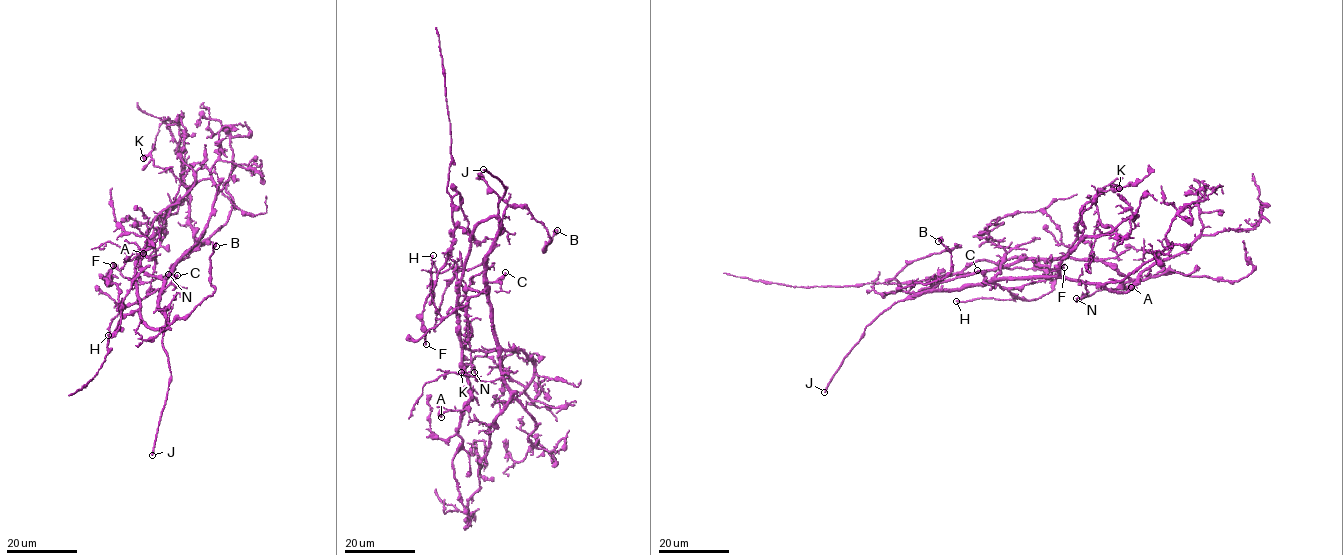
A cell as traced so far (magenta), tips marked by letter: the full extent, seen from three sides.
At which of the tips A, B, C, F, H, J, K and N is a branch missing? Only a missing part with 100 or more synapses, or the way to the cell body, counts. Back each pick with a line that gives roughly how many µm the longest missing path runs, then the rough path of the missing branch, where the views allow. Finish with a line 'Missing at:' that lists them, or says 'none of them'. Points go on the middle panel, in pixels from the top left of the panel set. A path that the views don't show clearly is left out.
J: Missing length about 90 µm. Course of what is missing: (483, 169), (475, 171), (469, 162), (468, 94), (471, 77), (506, 46), (470, 19), (451, 20)
Missing at: J

